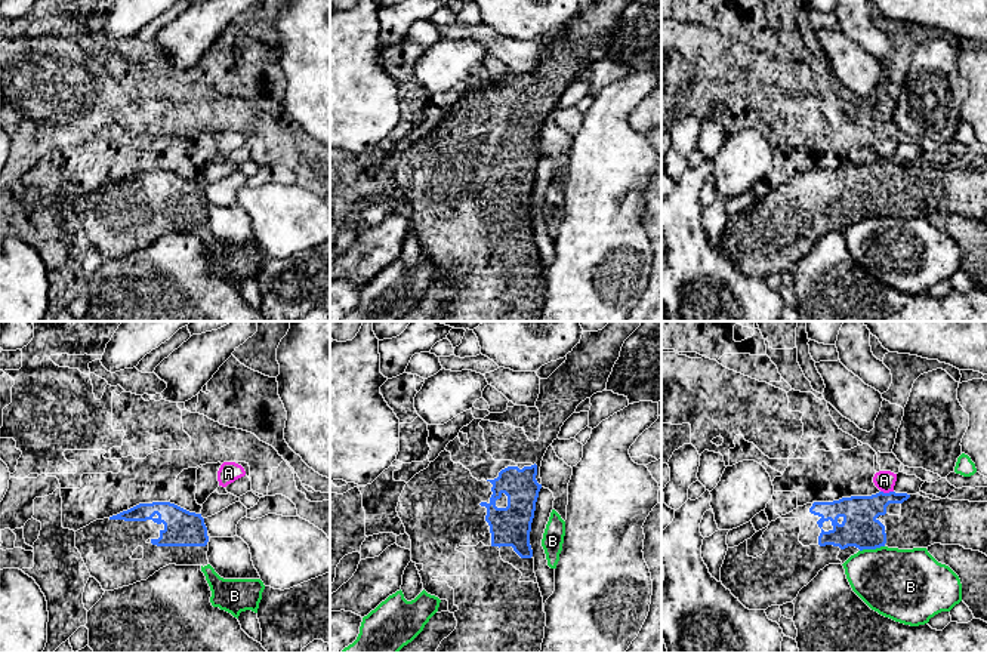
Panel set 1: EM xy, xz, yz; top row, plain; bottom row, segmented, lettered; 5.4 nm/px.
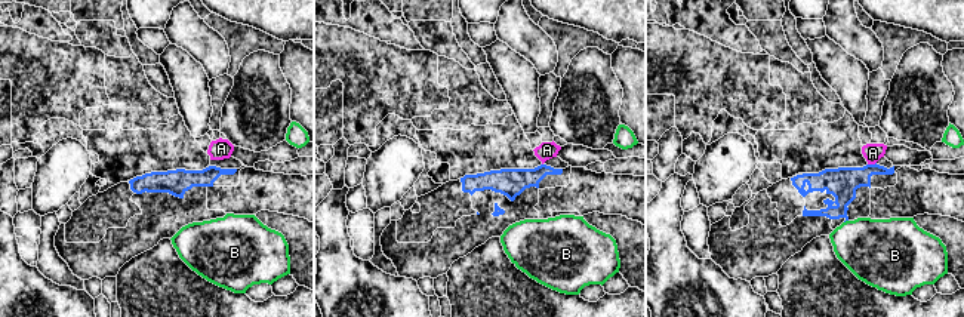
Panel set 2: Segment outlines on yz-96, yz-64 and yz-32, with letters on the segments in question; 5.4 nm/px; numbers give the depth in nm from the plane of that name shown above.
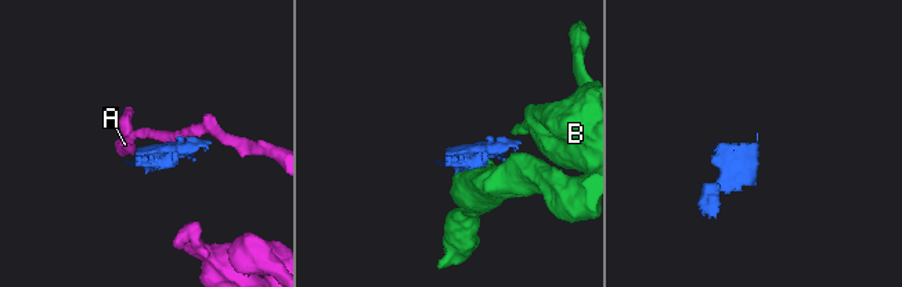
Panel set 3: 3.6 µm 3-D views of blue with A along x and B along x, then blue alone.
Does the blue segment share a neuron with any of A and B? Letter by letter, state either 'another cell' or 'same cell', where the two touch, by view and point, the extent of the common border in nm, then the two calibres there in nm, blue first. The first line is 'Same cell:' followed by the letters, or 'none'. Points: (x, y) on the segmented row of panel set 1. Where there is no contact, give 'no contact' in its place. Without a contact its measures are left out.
Same cell: none
A: another cell; contact yz (887, 493); length 70 nm; calibres 200 and 110 nm
B: another cell; contact yz (872, 548); length 140 nm; calibres 200 and 380 nm

